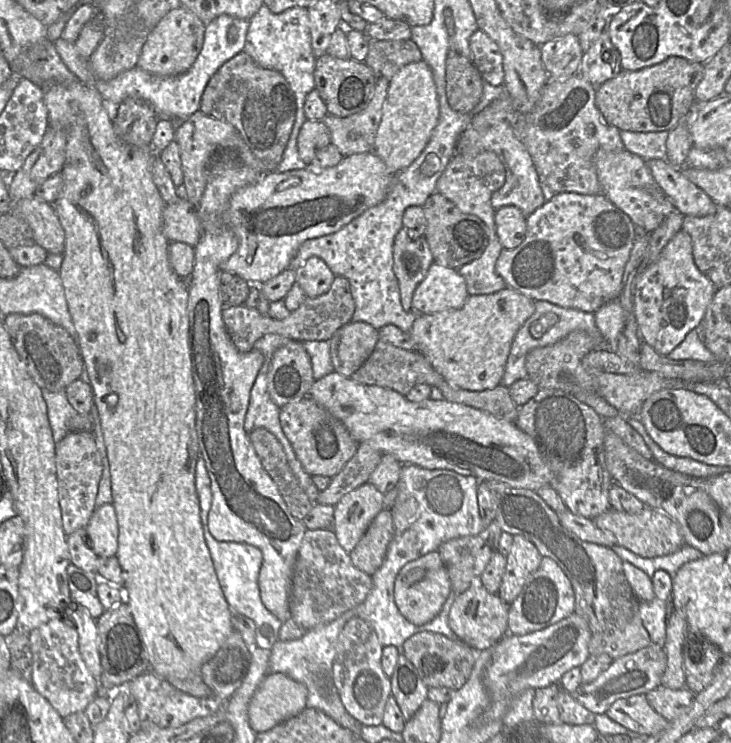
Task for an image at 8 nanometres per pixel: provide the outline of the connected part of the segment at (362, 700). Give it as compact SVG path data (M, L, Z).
M360 618L350 619L337 638L331 682L347 713L362 726L382 723L384 707L391 695L390 678L381 666L382 649L374 629Z

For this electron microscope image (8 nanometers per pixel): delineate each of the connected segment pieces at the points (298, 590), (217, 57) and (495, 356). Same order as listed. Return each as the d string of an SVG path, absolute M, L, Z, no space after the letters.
M332 529L307 530L293 568L290 618L306 631L327 624L361 604L372 587L371 576L357 569Z
M227 14L216 17L205 26L204 42L194 64L187 72L171 77L153 75L136 66L112 79L102 80L93 74L89 61L79 55L75 43L61 37L54 41L54 44L65 66L79 81L93 87L101 94L108 109L112 110L112 119L115 117L117 106L124 100L133 98L148 103L159 119L182 122L199 111L201 97L210 78L225 62L243 51L249 24L250 20L235 18Z
M506 287L493 294L469 295L459 309L418 314L409 332L423 354L452 386L483 391L501 384L513 339L534 313L534 301Z

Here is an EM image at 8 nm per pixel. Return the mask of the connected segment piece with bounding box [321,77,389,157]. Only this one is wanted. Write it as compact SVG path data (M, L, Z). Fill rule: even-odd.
M378 77L367 107L348 117L327 114L323 120L331 134L331 144L344 156L372 152L381 122L389 80Z

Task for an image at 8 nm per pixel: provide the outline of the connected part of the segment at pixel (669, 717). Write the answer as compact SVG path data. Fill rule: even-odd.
M663 686L646 694L649 705L669 723L679 717L692 704L694 694L686 687L673 690Z

